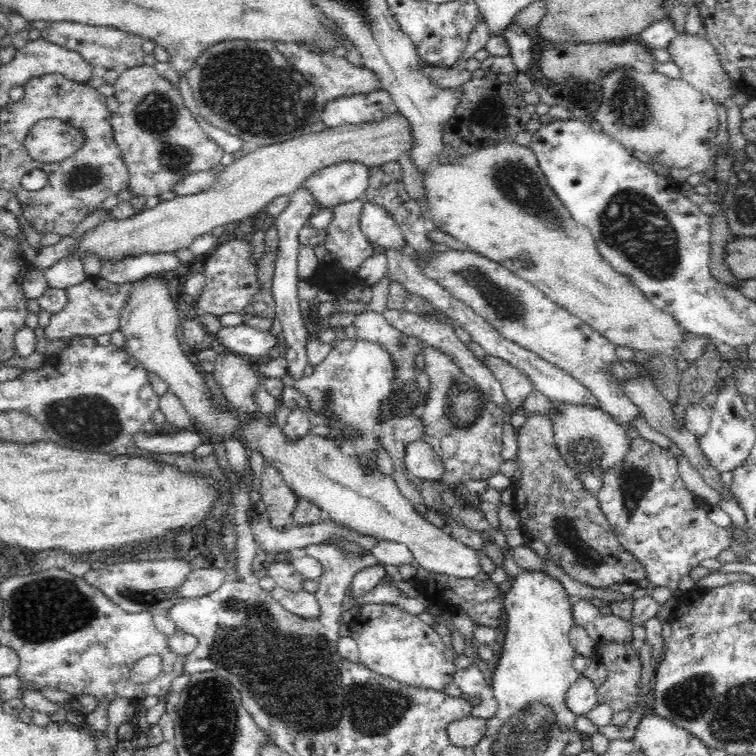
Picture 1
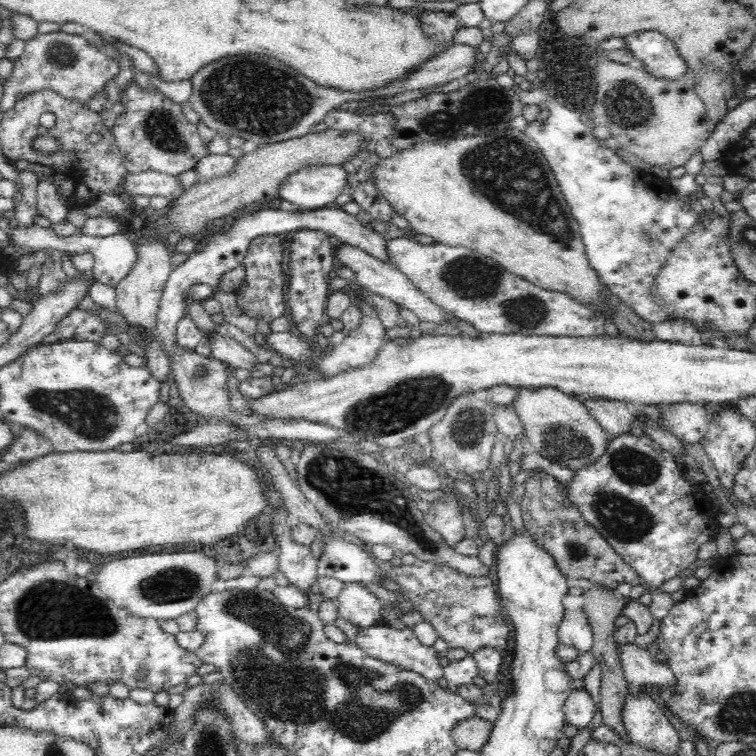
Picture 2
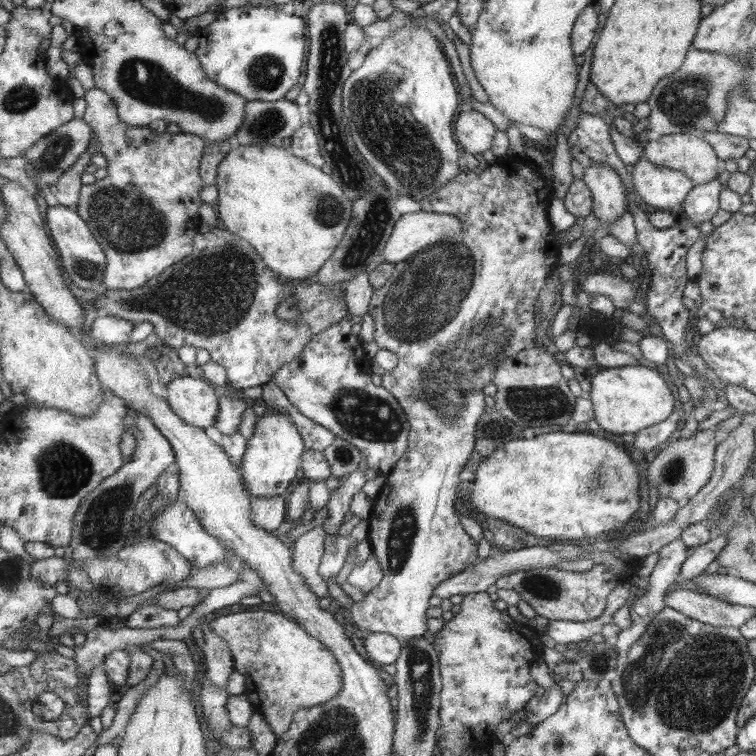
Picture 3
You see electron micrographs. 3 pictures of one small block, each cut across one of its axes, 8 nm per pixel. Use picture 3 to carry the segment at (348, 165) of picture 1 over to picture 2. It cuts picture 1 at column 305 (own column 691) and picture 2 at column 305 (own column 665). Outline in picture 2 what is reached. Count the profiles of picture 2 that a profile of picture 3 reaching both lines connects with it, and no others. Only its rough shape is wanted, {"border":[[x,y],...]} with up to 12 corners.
{"border":[[341,165],[290,173],[276,190],[300,210],[333,206],[347,187]]}

